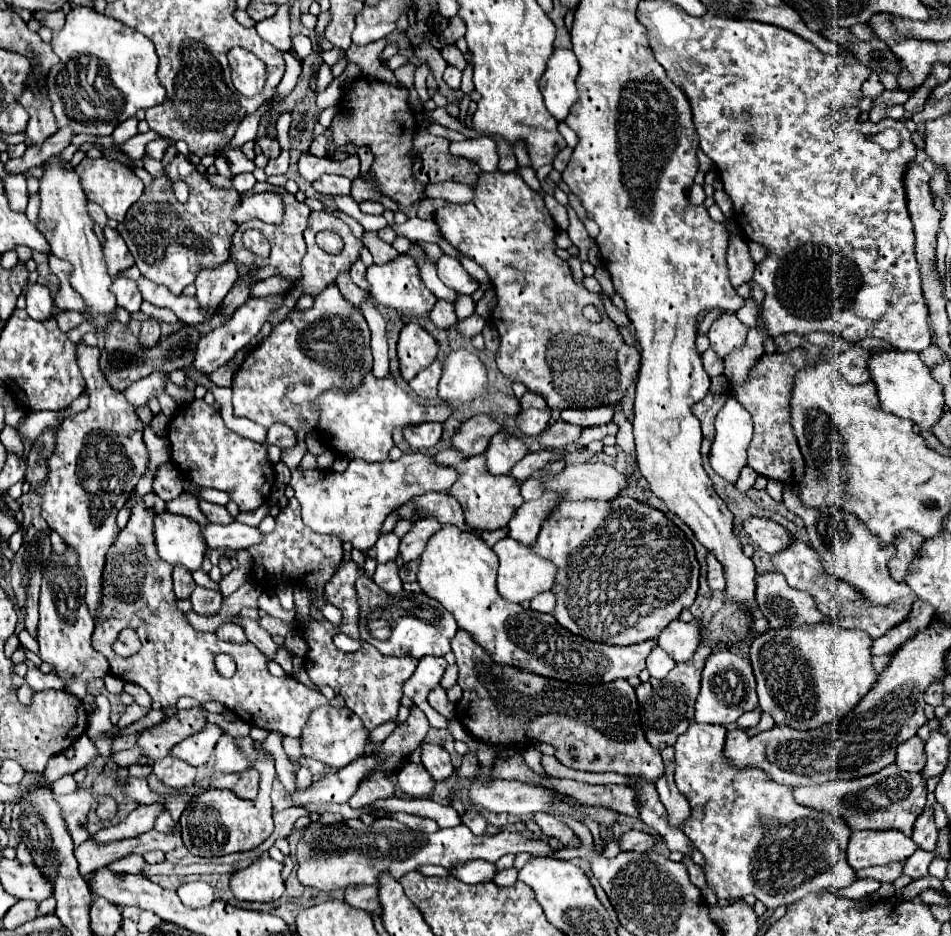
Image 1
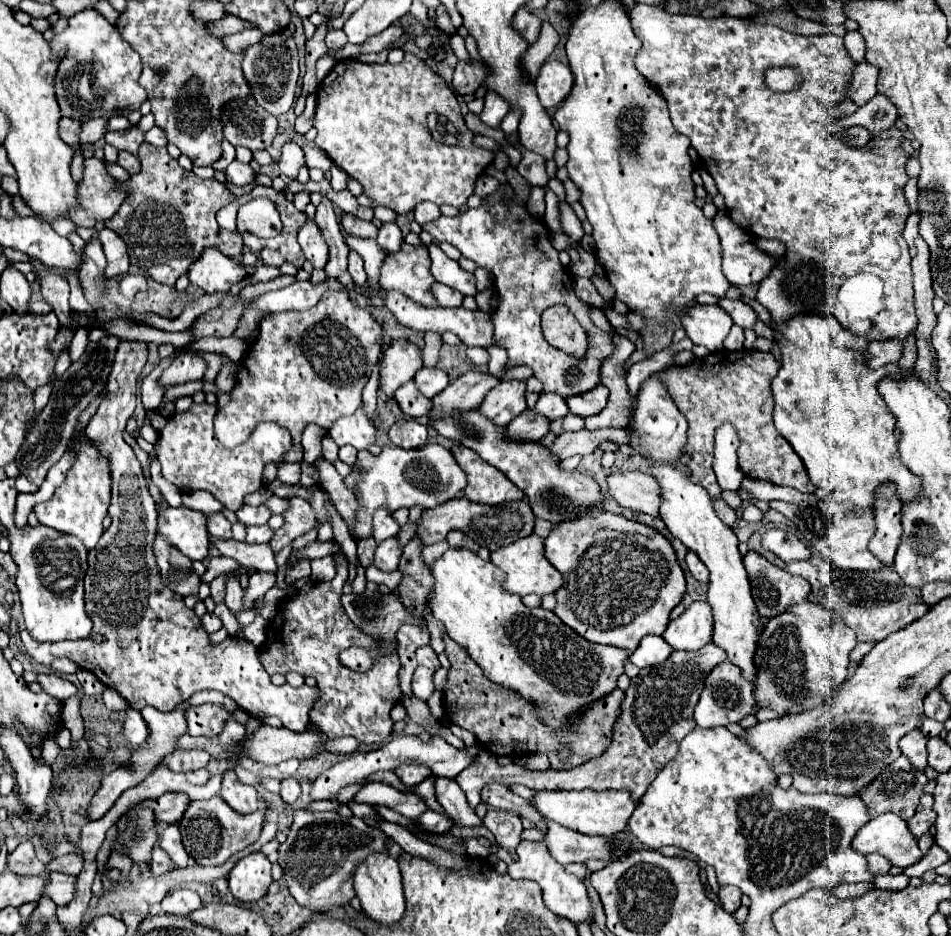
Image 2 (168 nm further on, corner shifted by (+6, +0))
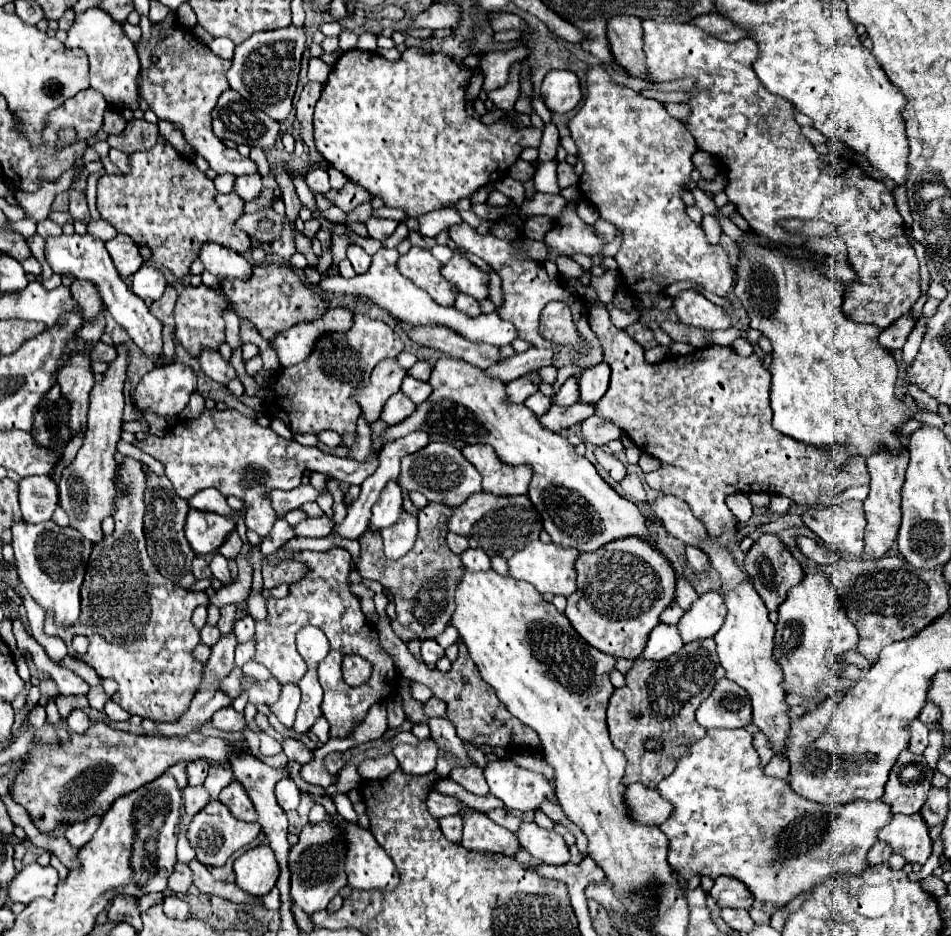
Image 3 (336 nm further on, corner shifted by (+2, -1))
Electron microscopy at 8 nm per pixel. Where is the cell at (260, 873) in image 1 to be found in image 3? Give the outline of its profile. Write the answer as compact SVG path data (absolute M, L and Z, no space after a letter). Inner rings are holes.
M260 844L234 860L234 874L242 890L260 898L274 888L280 870L274 852L266 844Z

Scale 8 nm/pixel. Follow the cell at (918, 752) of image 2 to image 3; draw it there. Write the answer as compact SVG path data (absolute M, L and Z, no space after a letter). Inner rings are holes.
M914 720L910 726L910 750L914 754L922 754L928 746L928 728L920 720Z

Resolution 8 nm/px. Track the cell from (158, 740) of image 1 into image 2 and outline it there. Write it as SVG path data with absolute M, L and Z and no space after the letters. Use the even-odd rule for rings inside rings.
M190 705L186 709L186 723L188 723L188 735L198 737L214 737L222 731L224 723L230 719L230 713L222 705Z

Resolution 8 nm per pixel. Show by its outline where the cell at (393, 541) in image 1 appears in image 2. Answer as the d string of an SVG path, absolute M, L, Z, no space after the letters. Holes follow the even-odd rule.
M378 509L374 513L374 541L382 543L390 537L396 537L396 533L400 531L400 525L392 519L392 515L386 509Z

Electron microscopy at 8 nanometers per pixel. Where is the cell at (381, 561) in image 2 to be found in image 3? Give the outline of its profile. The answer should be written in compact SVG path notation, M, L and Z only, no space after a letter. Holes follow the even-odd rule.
M402 510L402 518L394 526L380 530L380 534L384 538L386 556L388 558L400 558L400 556L408 554L416 542L418 520L416 520L416 516Z

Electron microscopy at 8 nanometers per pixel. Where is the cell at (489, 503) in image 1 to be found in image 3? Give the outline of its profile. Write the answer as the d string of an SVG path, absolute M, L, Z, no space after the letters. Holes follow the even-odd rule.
M466 444L462 454L482 474L482 488L486 492L502 496L528 494L532 478L530 466L504 466L504 462L498 462L494 448L486 444Z

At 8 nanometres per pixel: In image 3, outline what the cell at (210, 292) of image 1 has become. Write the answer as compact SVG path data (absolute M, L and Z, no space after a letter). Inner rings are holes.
M208 242L202 246L200 260L204 262L204 268L218 278L246 280L252 274L252 264L244 256L216 242Z

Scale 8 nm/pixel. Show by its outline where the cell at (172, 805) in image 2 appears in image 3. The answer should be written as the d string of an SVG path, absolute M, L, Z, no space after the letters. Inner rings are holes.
M186 786L182 790L182 794L184 794L186 814L190 814L190 816L198 814L198 810L202 810L210 802L210 794L204 786Z

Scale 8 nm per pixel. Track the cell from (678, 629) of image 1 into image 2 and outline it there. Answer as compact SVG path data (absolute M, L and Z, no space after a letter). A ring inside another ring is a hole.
M692 603L678 619L668 623L664 641L674 651L698 651L712 639L712 611L708 603Z

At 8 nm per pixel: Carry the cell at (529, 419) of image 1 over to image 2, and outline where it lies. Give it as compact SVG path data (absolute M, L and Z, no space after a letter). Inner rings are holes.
M542 393L534 411L550 421L558 419L558 417L564 417L568 413L568 407L566 407L566 401L562 397L558 397L556 393Z

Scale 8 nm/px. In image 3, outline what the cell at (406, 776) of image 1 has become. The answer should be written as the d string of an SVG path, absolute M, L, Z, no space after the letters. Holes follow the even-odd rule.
M420 740L418 746L396 746L392 754L398 758L402 770L406 774L422 776L436 768L438 746L434 740Z

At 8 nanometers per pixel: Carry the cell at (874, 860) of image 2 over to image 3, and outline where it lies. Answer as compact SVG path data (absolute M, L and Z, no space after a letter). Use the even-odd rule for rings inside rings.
M878 840L870 850L868 850L868 864L872 864L872 866L876 866L876 864L882 864L882 862L886 862L888 858L890 858L890 854L892 854L892 850L890 850L890 846L886 846L886 842L882 842L882 840Z

